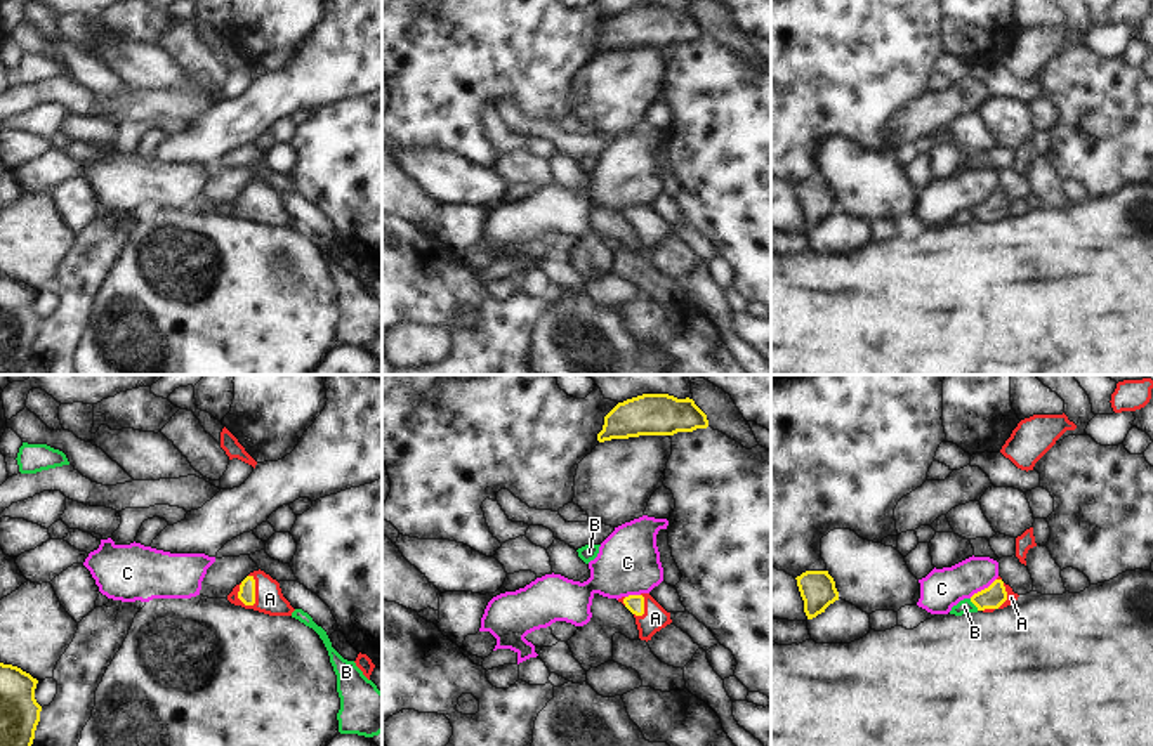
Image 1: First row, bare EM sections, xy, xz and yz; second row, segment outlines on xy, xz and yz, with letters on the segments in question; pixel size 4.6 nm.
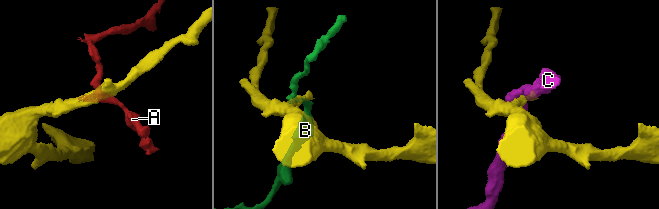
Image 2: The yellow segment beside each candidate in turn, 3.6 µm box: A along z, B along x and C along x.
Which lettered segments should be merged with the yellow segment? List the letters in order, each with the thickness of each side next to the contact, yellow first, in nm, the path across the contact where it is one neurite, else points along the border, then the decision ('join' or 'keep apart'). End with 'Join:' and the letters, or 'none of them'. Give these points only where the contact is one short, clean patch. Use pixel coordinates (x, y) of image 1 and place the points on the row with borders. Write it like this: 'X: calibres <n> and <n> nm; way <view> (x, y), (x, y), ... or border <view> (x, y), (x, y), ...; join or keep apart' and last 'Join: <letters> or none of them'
A: calibres 80 and 130 nm; way xy (247, 588), (254, 594), (263, 594), (270, 599); join
B: calibres 110 and 70 nm; border yz (969, 599), (978, 609); keep apart
C: calibres 110 and 190 nm; border yz (995, 578), (969, 597); keep apart
Join: A

